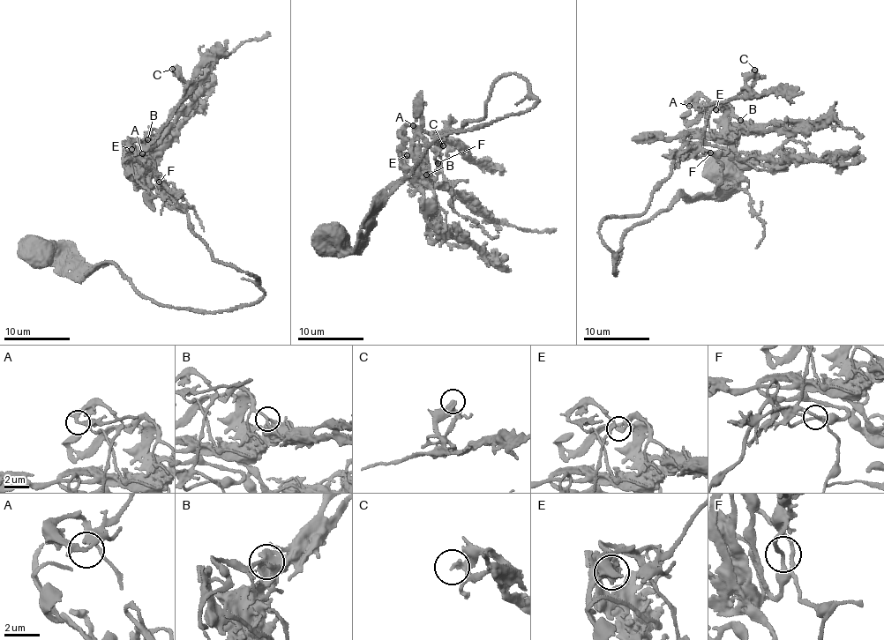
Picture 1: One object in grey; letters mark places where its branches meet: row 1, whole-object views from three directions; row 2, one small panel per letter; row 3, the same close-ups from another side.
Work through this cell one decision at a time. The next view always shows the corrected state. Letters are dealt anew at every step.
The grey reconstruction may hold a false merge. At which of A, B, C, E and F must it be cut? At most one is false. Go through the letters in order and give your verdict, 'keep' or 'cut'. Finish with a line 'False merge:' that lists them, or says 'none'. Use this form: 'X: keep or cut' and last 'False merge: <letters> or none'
A: keep
B: keep
C: keep
E: keep
F: keep
False merge: none

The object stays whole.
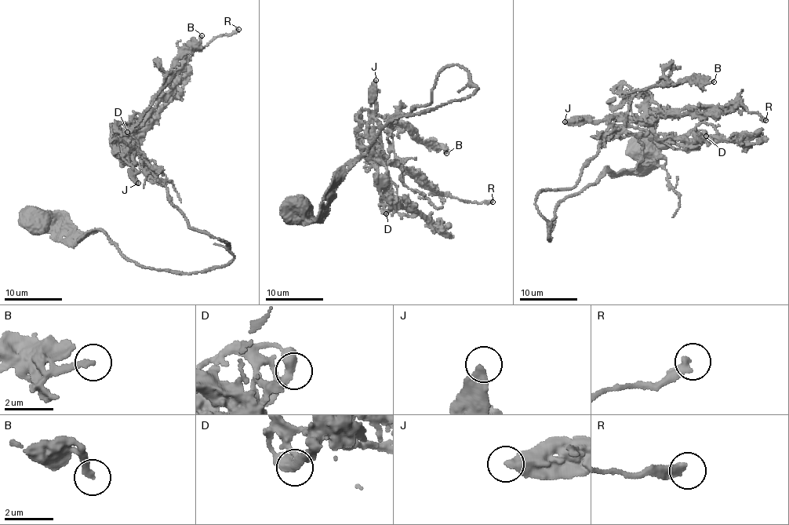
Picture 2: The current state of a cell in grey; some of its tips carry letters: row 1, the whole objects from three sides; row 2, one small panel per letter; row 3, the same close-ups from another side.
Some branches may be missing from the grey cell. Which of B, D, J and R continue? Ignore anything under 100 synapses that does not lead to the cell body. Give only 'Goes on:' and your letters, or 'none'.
Goes on: none

